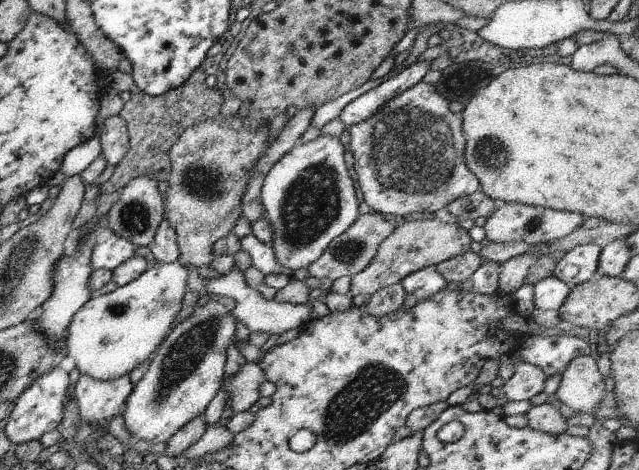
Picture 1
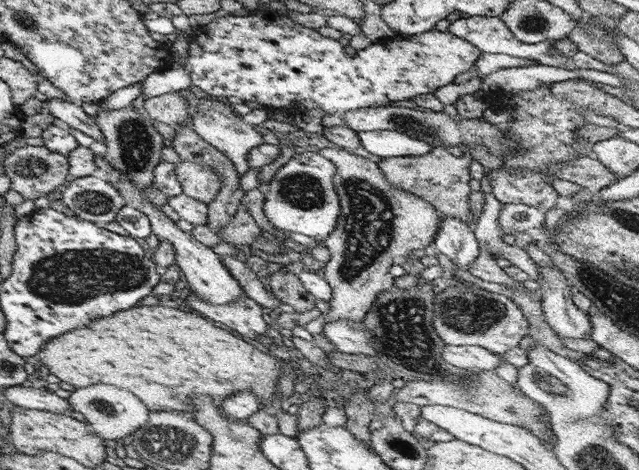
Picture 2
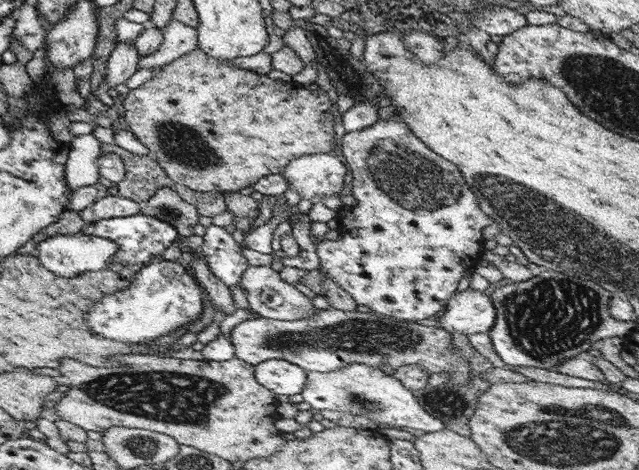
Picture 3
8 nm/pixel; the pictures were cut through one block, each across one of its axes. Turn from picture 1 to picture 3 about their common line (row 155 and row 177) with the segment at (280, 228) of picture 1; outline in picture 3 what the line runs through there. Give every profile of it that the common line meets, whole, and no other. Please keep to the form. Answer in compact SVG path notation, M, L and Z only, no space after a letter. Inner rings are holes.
M307 153L290 161L284 171L284 179L288 181L288 188L297 190L302 199L320 199L320 197L339 195L344 186L347 166L333 153Z

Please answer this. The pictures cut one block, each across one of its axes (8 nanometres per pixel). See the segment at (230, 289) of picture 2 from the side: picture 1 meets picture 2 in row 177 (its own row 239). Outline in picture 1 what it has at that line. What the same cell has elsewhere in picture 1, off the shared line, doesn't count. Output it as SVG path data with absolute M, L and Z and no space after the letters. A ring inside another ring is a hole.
M113 234L105 242L94 244L90 262L92 262L94 271L100 270L100 268L112 270L120 264L124 264L126 260L134 258L136 250L136 244L132 244L130 240L126 240L122 236Z

